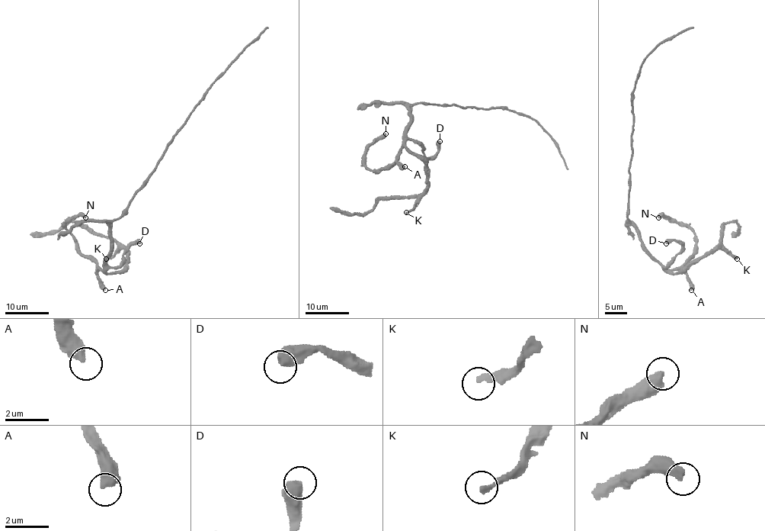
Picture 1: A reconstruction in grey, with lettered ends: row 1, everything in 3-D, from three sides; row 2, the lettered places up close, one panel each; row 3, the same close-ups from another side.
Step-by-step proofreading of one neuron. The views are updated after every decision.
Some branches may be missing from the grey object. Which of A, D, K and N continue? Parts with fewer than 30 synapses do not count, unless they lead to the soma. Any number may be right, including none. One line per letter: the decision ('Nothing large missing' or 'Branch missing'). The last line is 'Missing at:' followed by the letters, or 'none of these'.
A: Nothing large missing
D: Nothing large missing
K: Branch missing
N: Nothing large missing
Missing at: K

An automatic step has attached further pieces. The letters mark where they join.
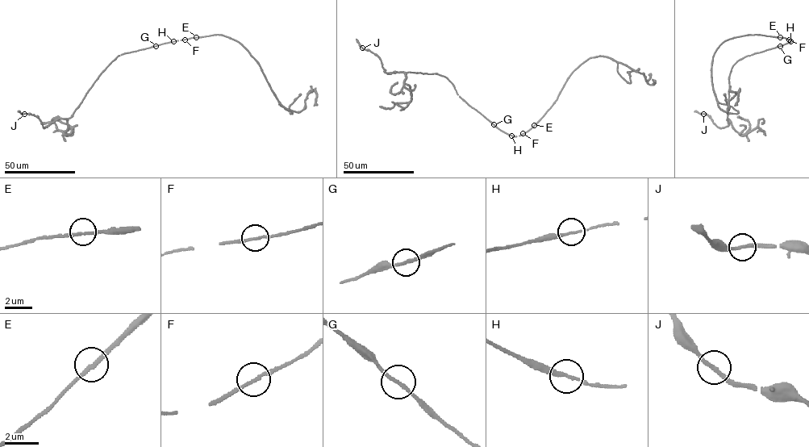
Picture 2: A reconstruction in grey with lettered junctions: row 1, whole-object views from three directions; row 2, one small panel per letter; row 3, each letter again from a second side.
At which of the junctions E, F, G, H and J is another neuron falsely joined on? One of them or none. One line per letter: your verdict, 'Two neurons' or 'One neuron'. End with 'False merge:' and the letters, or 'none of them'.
E: One neuron
F: One neuron
G: One neuron
H: One neuron
J: One neuron
False merge: none of them

